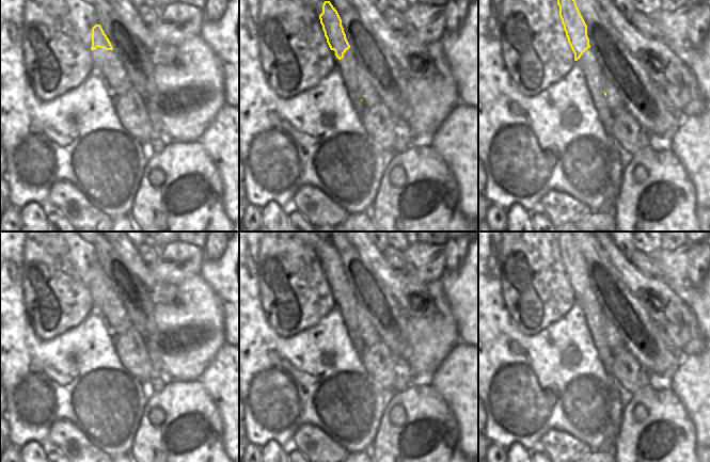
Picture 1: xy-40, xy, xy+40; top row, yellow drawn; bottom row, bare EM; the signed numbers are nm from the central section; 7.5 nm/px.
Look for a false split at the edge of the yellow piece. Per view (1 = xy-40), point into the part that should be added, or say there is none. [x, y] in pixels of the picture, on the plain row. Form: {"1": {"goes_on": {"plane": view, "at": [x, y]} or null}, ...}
{"1": {"goes_on": null}}

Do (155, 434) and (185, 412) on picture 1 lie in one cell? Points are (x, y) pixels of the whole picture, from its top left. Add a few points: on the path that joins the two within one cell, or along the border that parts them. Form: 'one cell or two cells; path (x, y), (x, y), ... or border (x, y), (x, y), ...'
one cell; path (163, 434), (177, 420), (176, 418)

